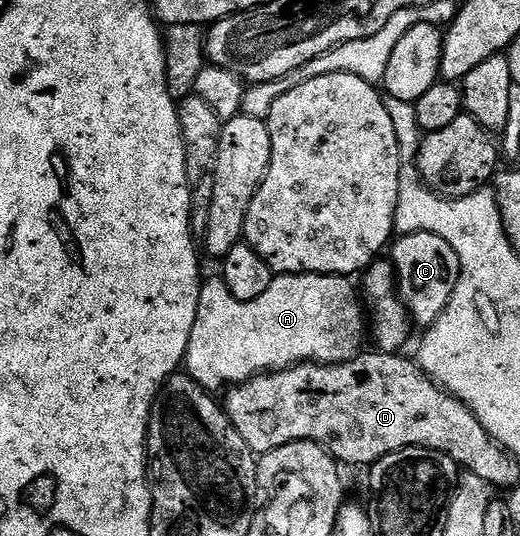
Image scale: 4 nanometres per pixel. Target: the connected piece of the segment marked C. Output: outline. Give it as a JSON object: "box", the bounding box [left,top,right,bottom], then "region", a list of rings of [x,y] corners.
{"box":[390,231,459,329],"region":[[[417,231],[414,235],[399,235],[390,251],[399,298],[407,304],[407,310],[418,326],[420,323],[423,329],[430,328],[438,321],[440,313],[449,305],[451,294],[457,289],[459,258],[453,253],[453,245],[433,233]]]}

